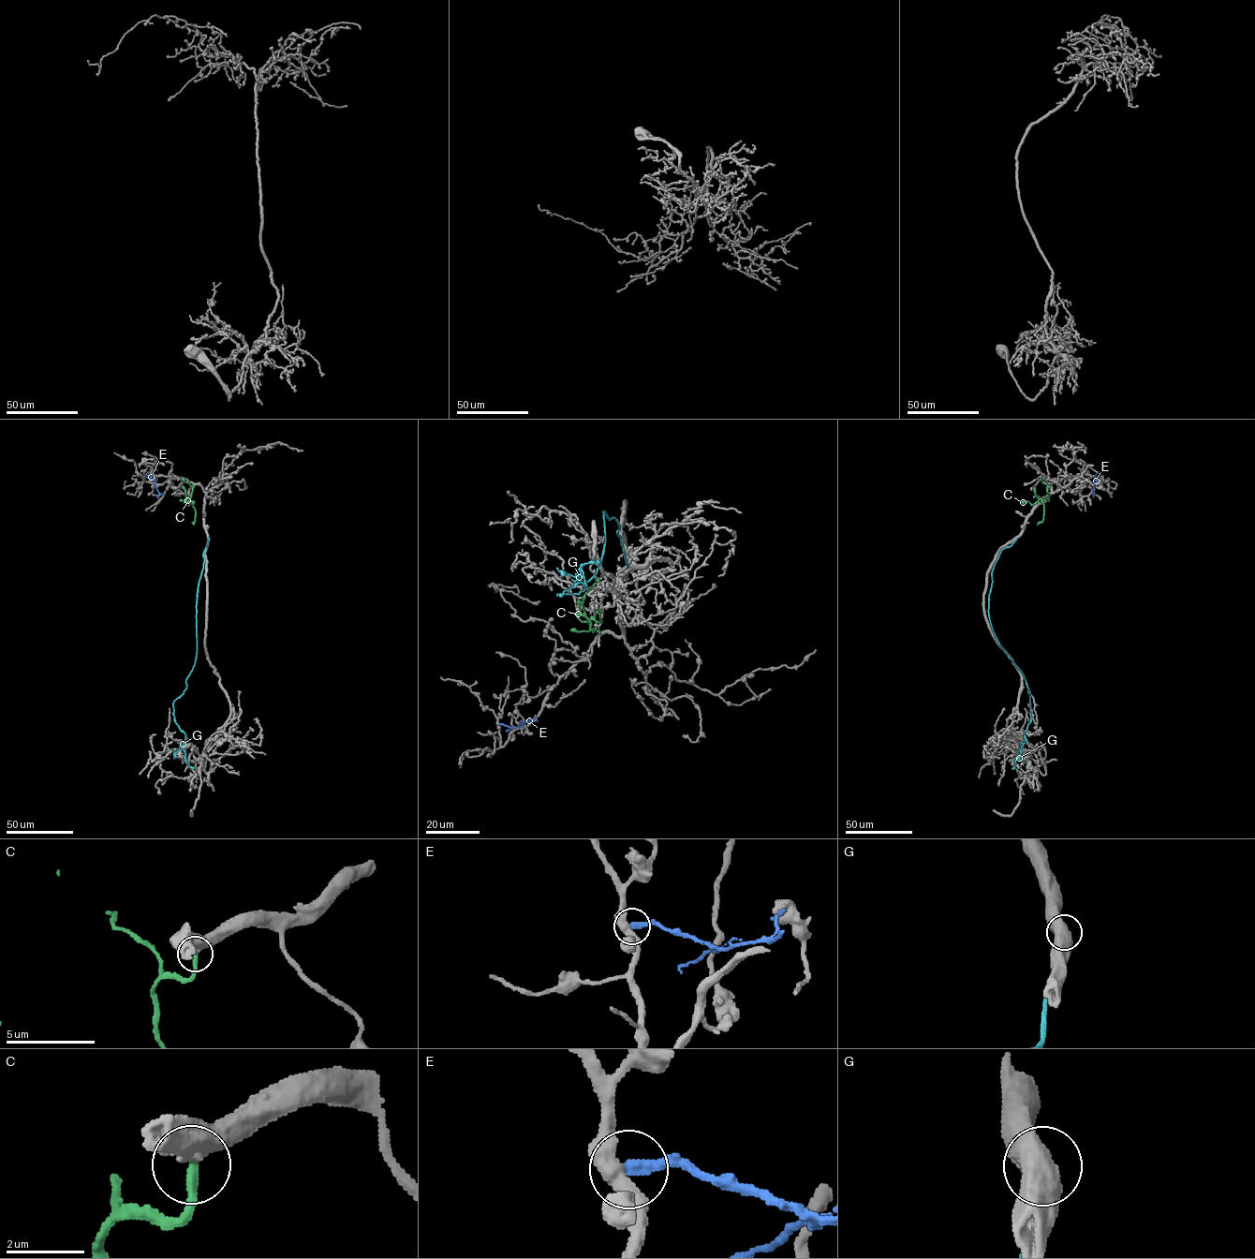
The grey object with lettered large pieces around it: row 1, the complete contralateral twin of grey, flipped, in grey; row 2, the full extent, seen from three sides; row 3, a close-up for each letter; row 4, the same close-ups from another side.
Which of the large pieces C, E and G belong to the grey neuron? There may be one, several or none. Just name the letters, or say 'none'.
C

